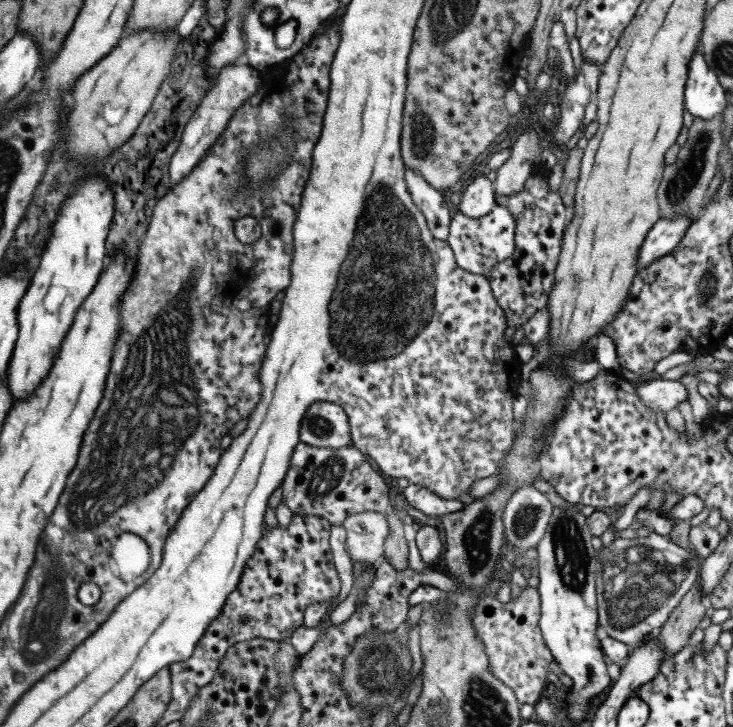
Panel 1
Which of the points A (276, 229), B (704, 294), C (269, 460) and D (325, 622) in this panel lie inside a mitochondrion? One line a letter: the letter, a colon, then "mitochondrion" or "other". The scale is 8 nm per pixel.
A: other
B: mitochondrion
C: other
D: other

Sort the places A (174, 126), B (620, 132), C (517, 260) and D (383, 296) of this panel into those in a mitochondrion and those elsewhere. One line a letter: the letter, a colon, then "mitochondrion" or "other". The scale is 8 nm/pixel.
A: other
B: other
C: other
D: mitochondrion

